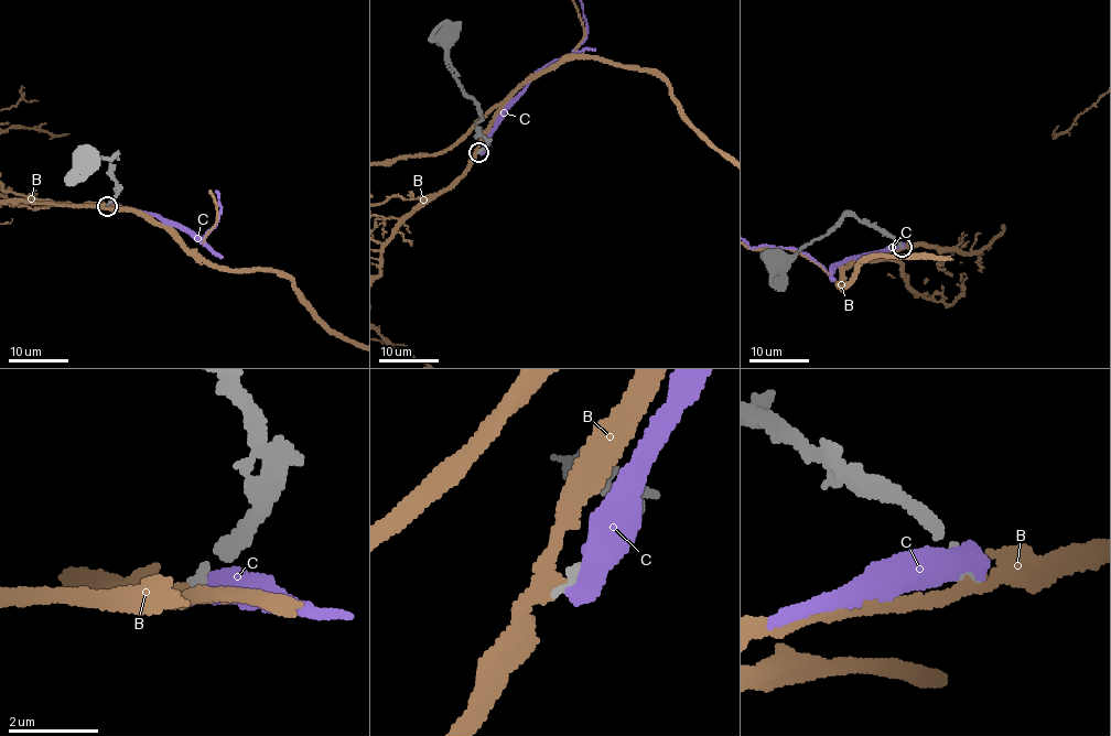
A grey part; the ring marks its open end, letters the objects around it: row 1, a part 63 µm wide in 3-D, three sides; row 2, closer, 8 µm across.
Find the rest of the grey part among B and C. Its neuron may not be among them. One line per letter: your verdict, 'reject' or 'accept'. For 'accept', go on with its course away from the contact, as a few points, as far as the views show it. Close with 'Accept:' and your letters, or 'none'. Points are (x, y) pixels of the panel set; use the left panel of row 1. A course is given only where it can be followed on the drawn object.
B: reject
C: reject
Accept: none

